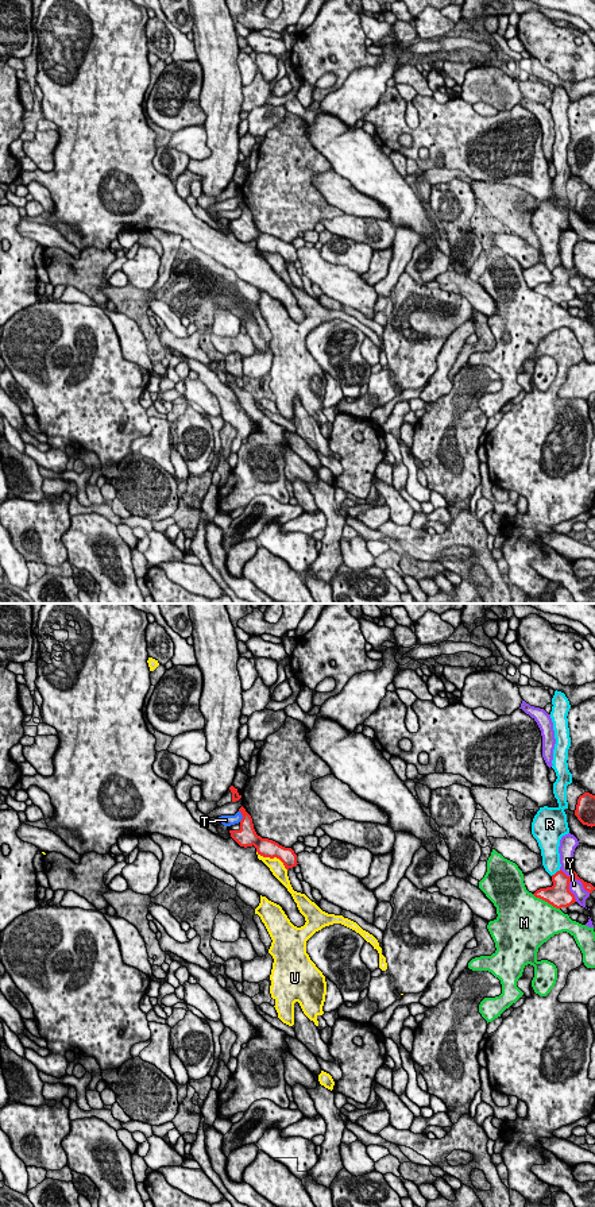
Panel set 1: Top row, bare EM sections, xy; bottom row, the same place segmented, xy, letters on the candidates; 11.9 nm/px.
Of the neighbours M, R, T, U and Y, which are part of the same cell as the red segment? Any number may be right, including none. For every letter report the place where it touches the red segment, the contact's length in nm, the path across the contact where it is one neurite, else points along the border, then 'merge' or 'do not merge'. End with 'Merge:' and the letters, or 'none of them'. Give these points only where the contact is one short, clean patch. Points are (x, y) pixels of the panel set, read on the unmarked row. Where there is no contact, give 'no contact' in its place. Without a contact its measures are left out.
M: meets red in xy at (545, 296); contact 380 nm long; do not merge
R: meets red in xy at (556, 267); contact 140 nm long; do not merge
T: meets red in xy at (242, 209); contact 140 nm long; border along xy (239, 205), (240, 216); do not merge
U: meets red in xy at (273, 253); contact 440 nm long; do not merge
Y: meets red in xy at (576, 273); contact 480 nm long; do not merge
Merge: none of them

